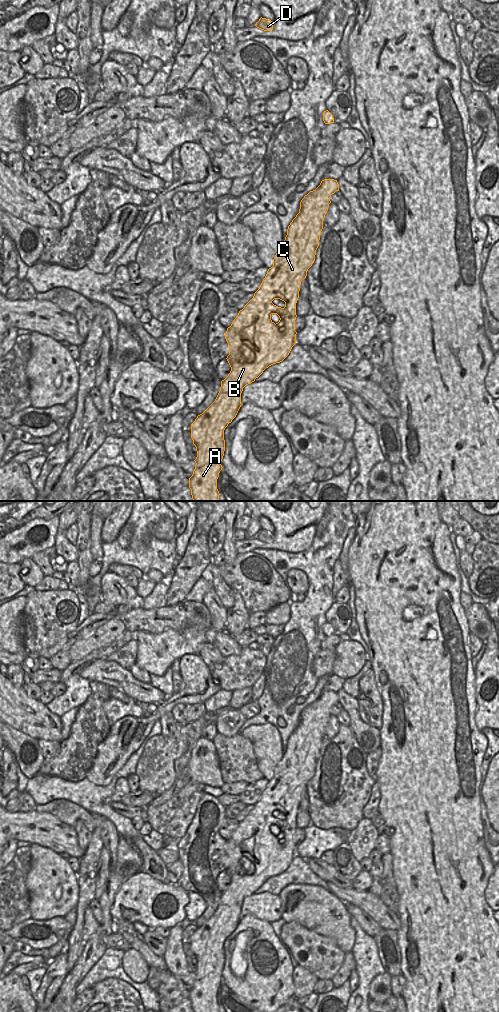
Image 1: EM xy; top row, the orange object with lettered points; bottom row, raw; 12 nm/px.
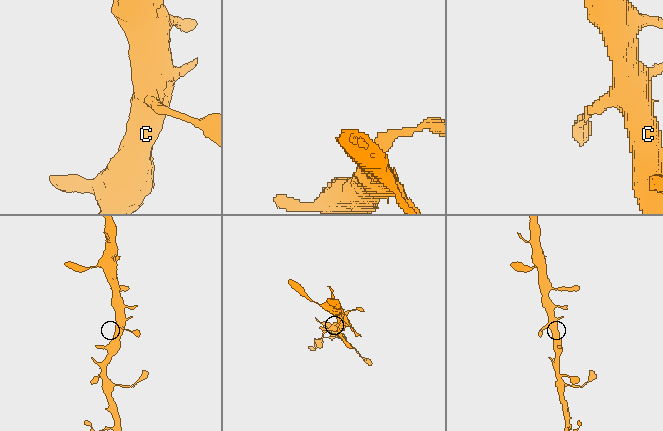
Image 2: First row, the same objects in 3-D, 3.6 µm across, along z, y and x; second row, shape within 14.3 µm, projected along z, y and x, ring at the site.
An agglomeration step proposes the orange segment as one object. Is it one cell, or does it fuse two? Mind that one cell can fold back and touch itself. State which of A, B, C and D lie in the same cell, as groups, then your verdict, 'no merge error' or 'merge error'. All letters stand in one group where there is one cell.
A B C D | no merge error

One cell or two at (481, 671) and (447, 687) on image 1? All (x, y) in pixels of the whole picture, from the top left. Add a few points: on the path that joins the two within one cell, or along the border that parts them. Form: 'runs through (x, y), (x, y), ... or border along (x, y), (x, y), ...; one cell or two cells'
border along (474, 668), (475, 698); two cells

